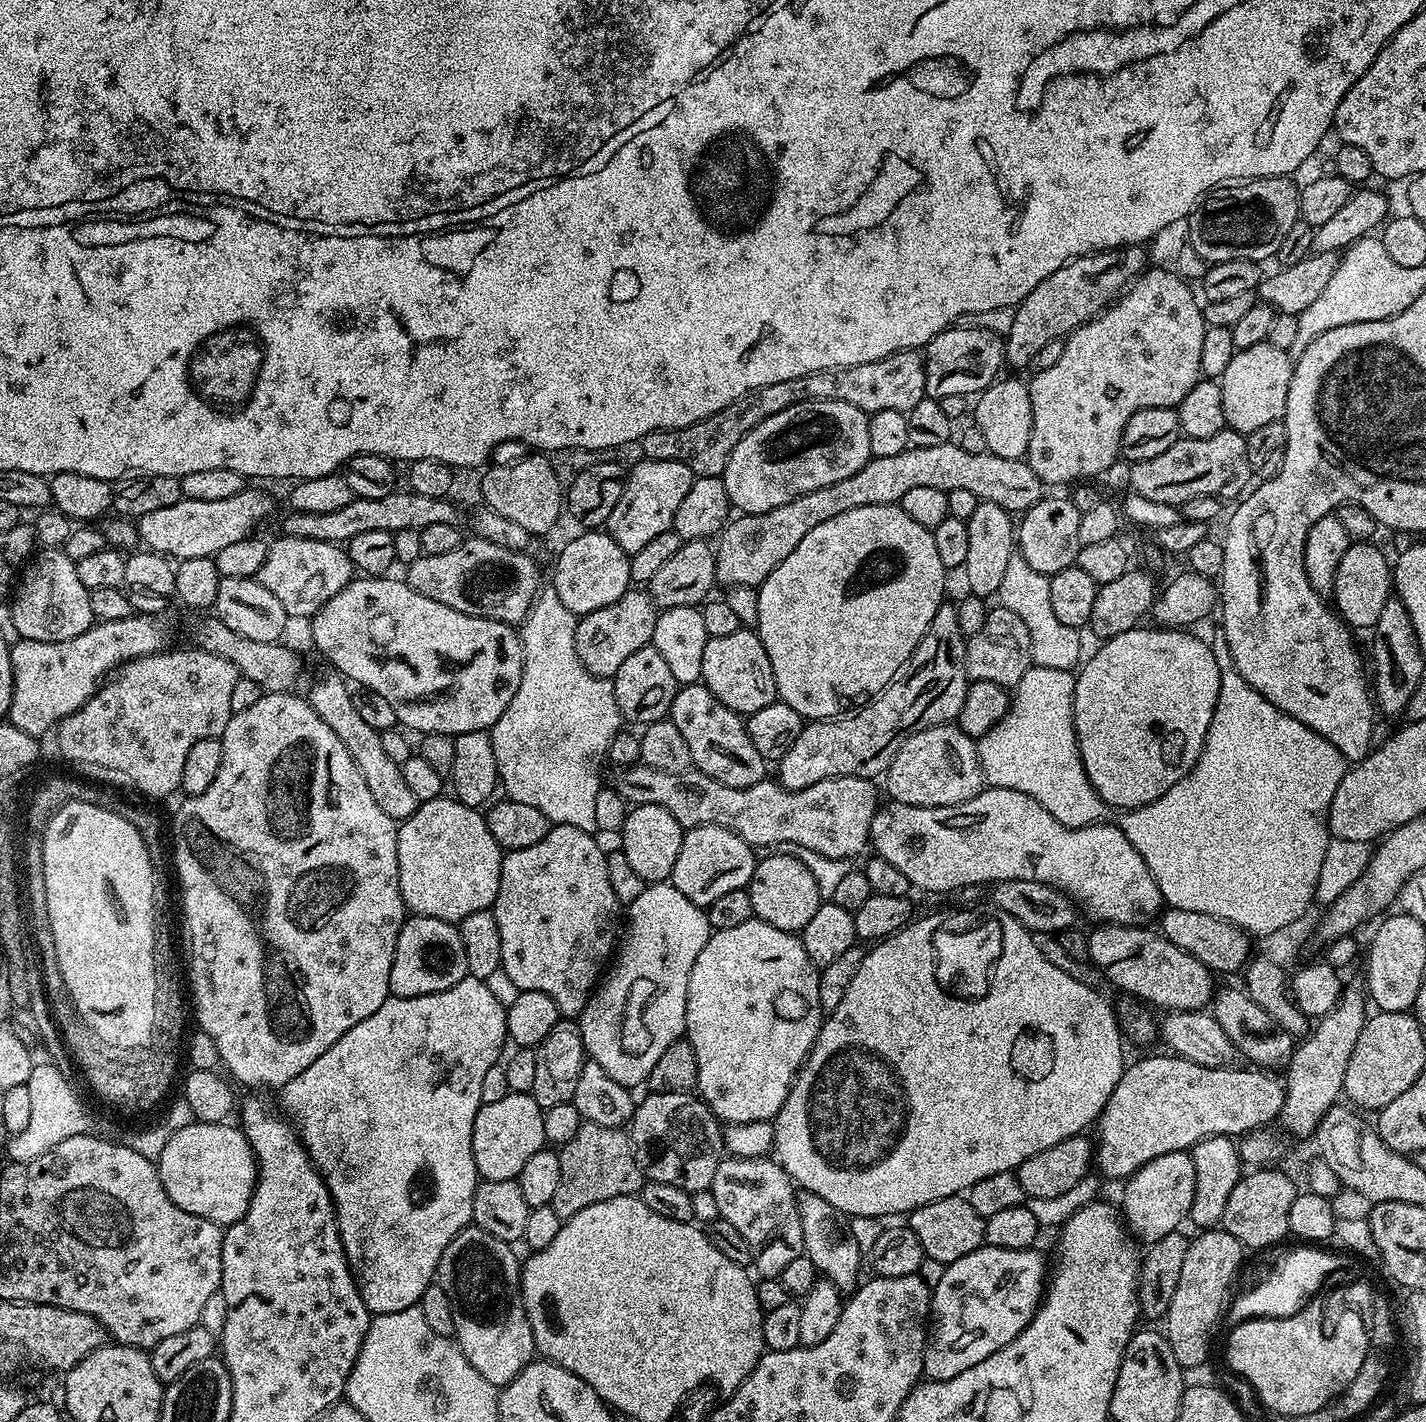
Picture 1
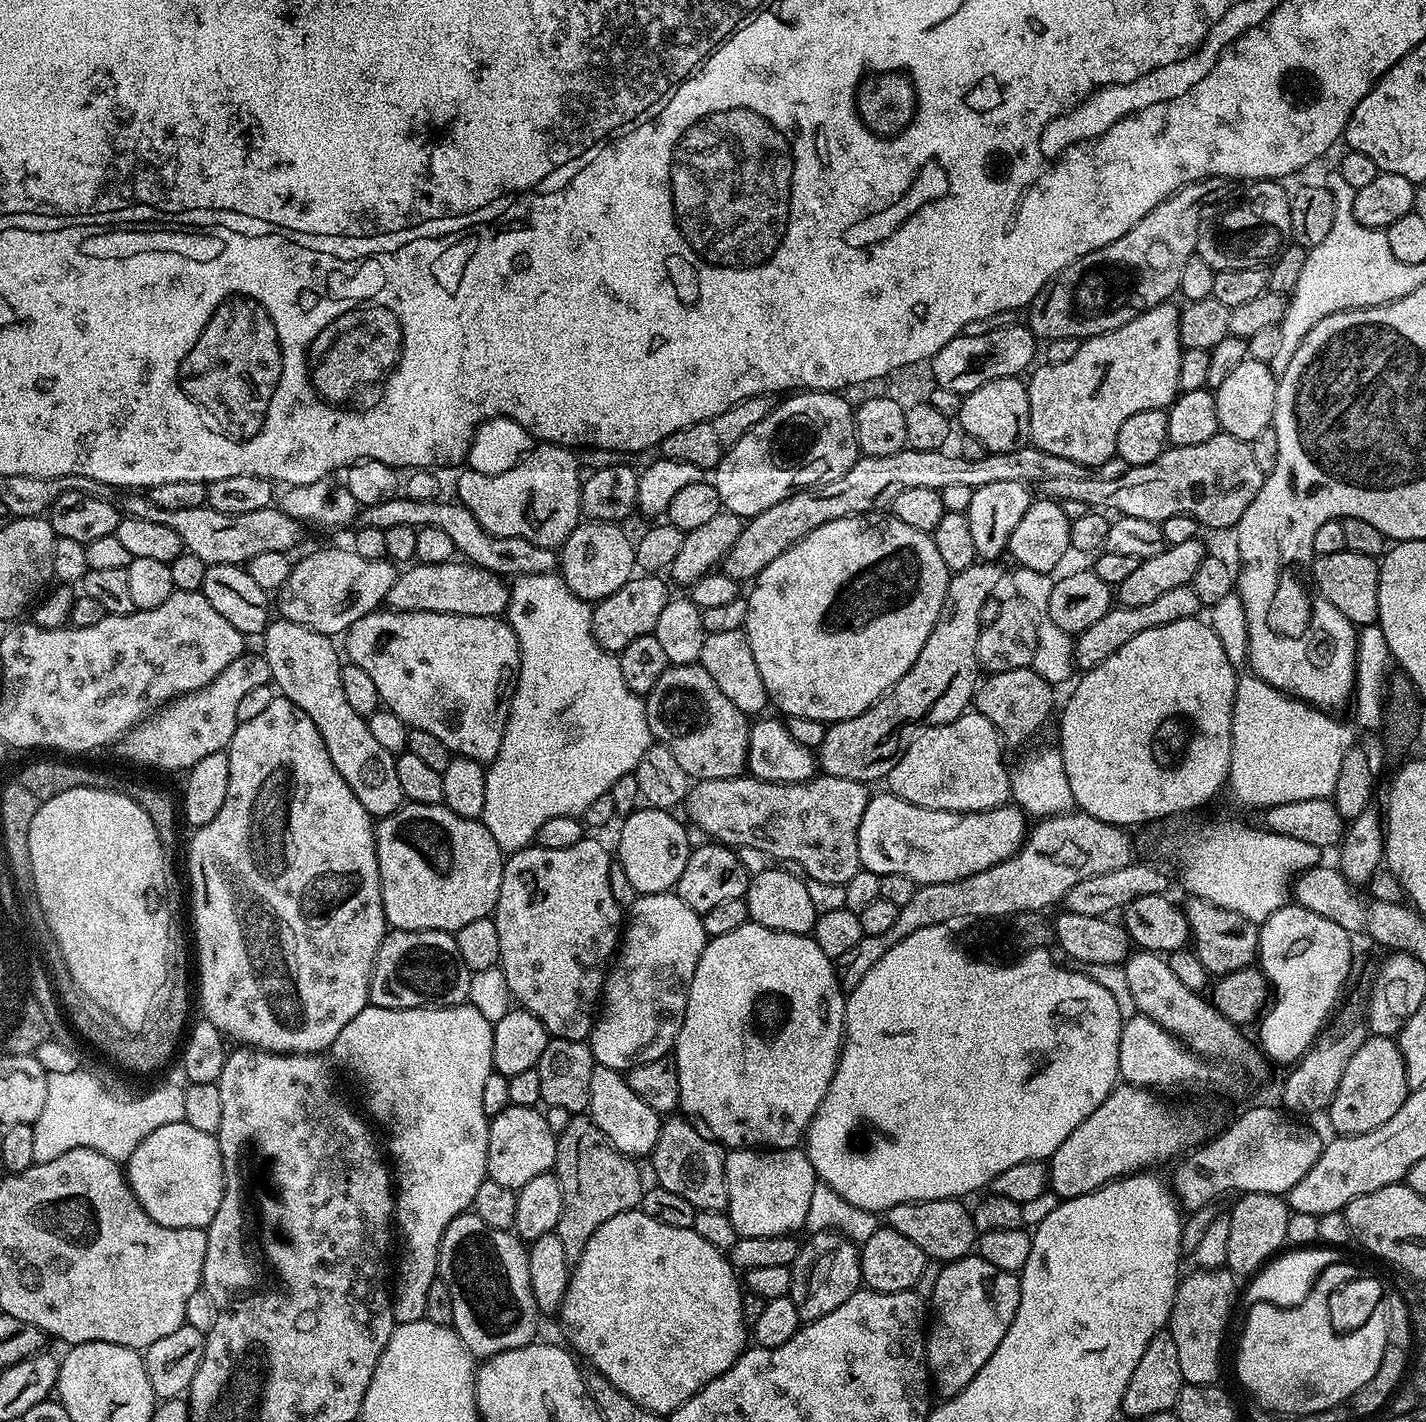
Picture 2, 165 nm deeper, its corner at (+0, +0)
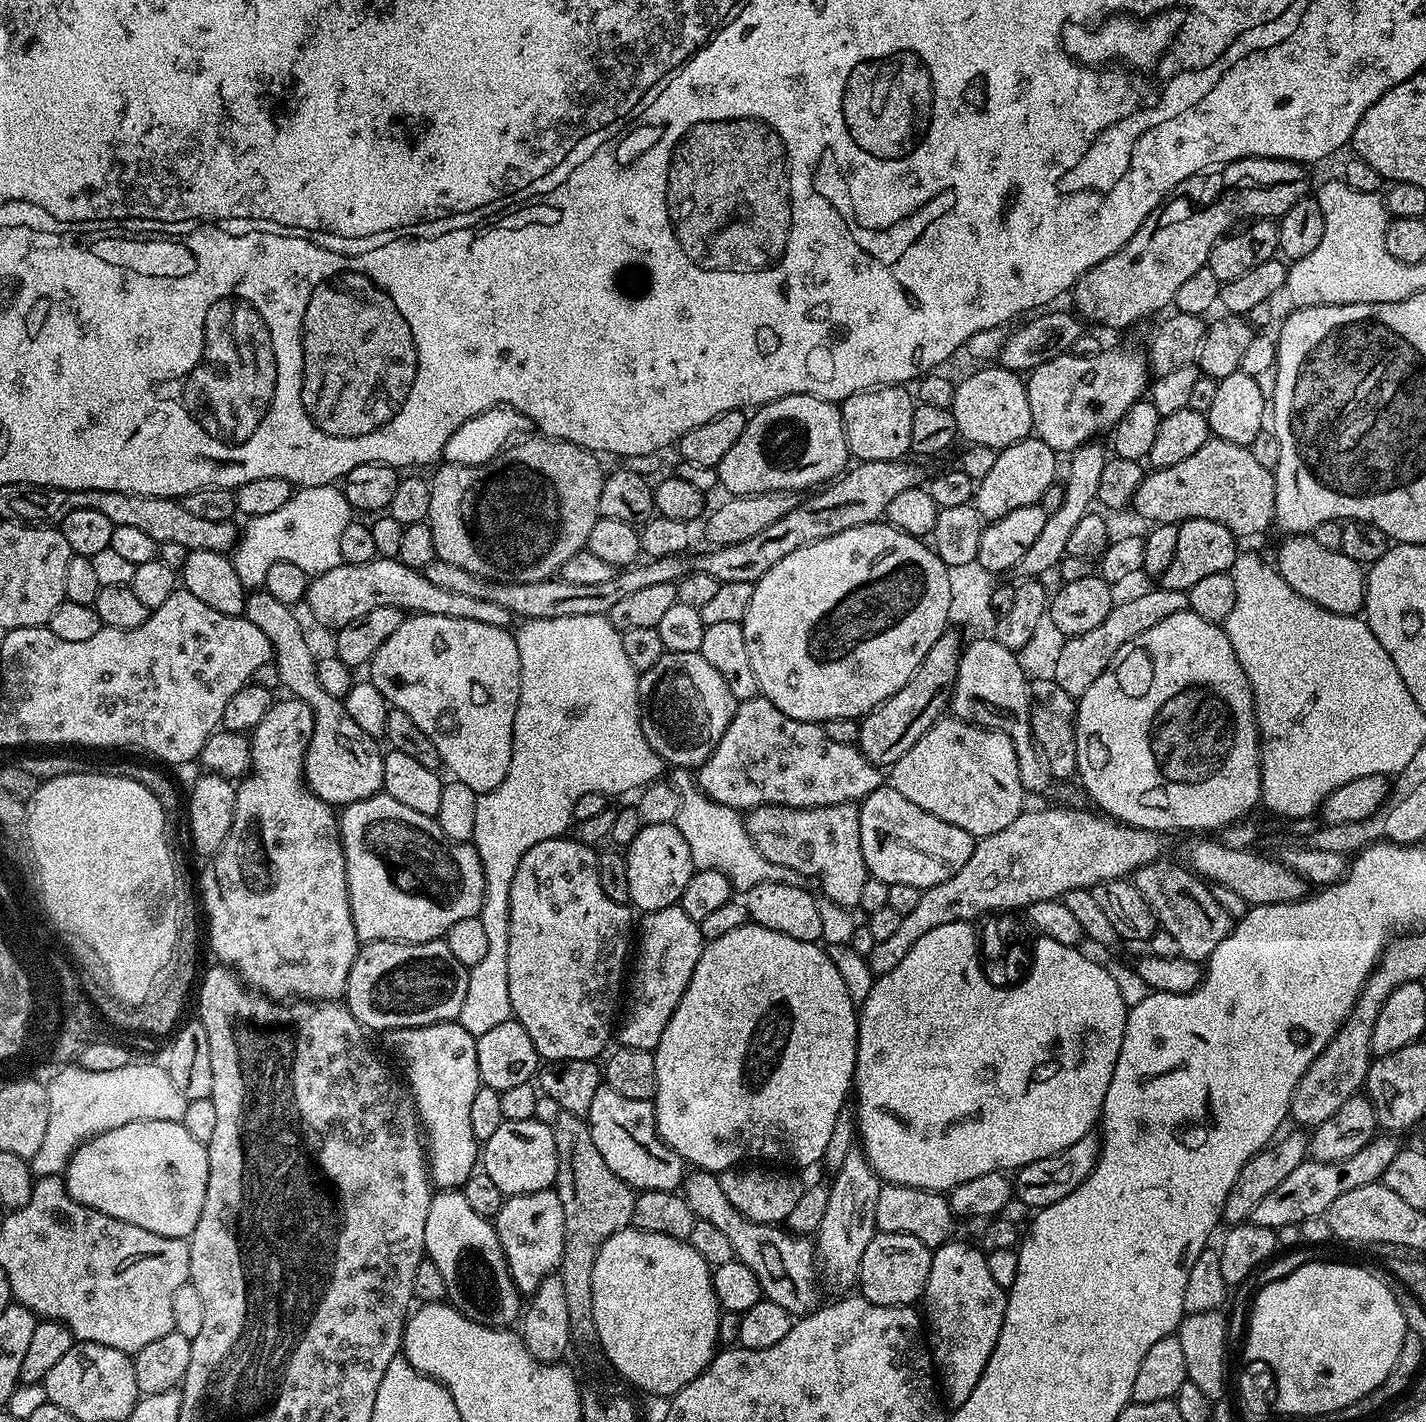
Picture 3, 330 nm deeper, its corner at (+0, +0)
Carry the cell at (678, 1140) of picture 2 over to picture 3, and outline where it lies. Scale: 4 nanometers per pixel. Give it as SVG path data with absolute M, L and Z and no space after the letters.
M689 1171L684 1178L682 1195L698 1220L711 1222L713 1226L718 1226L718 1230L722 1230L722 1234L726 1234L730 1246L734 1246L736 1259L754 1270L761 1293L767 1300L778 1302L782 1310L791 1312L796 1318L813 1311L821 1303L822 1286L818 1281L816 1249L809 1237L795 1235L784 1226L759 1224L744 1217L726 1198L720 1177L714 1172Z

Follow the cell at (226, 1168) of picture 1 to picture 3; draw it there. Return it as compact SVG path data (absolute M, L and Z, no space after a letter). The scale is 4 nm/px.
M179 1120L174 1122L126 1122L126 1126L118 1126L114 1130L106 1130L102 1134L85 1140L77 1147L68 1160L68 1167L62 1173L64 1185L68 1188L70 1198L82 1202L82 1206L90 1206L110 1218L118 1218L122 1222L130 1222L134 1226L142 1226L142 1230L150 1230L154 1234L162 1234L170 1238L191 1237L194 1226L198 1226L198 1214L202 1214L202 1202L206 1198L206 1182L208 1181L208 1149L198 1138L190 1135L190 1130Z

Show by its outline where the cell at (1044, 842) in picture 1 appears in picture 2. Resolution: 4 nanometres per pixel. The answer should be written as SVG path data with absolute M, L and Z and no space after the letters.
M891 794L883 795L884 796L873 795L871 799L869 799L868 805L866 806L866 814L862 814L862 826L858 826L860 867L870 870L879 876L885 876L886 874L906 874L906 878L910 878L917 886L921 884L937 884L938 882L954 882L955 880L966 878L970 874L978 874L982 870L986 870L990 866L994 866L998 862L1002 862L1006 858L1013 856L1013 854L1024 845L1024 841L1030 831L1030 824L1026 819L1025 813L1015 806L1005 806L995 808L994 810L986 810L985 812L943 812L942 810L919 808Z

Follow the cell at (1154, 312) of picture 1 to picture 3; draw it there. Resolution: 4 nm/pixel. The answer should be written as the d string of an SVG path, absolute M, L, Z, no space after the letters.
M1112 348L1109 350L1101 350L1093 356L1077 356L1075 354L1065 354L1054 358L1050 362L1042 362L1042 366L1038 366L1034 371L1027 373L1026 387L1028 397L1030 398L1030 418L1032 419L1032 430L1035 439L1046 442L1046 446L1050 446L1058 454L1071 454L1084 444L1093 443L1097 439L1099 432L1107 433L1116 427L1118 421L1122 418L1122 414L1126 414L1126 410L1130 410L1130 406L1134 406L1134 402L1138 402L1149 391L1150 388L1150 369L1148 367L1148 358L1143 351L1135 352L1132 348Z

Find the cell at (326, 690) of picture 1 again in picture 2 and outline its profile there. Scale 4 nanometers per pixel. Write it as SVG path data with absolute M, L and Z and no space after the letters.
M276 618L264 629L263 640L262 654L270 666L271 683L279 695L294 702L298 710L306 710L306 714L310 714L310 722L314 722L314 726L318 726L318 734L322 734L326 754L330 754L334 770L338 770L346 786L354 790L354 798L358 798L358 802L362 802L374 818L389 816L403 808L406 801L398 782L396 756L370 734L367 719L358 715L350 702L346 702L340 673L342 656L332 645L335 644L333 637L298 626L298 622Z

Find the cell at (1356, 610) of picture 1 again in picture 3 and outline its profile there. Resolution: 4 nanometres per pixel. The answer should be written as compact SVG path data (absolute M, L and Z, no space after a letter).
M1288 534L1283 539L1274 563L1290 590L1334 614L1355 616L1363 609L1365 565L1354 562L1354 558L1346 558L1340 550L1326 550L1326 546L1314 542L1311 534Z

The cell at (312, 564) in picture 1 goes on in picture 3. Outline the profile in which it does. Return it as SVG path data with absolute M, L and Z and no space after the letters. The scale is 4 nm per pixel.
M379 558L365 564L346 564L341 562L334 570L326 570L319 576L311 577L308 586L306 605L312 611L312 616L320 624L325 624L331 630L345 628L350 622L370 614L378 606L394 606L408 614L423 614L425 616L445 616L446 618L470 618L470 622L486 622L486 626L508 628L514 617L510 610L498 606L495 602L486 602L486 598L470 598L466 594L457 594L442 586L434 586L430 578L424 576L418 568L406 566L398 559L381 560Z

